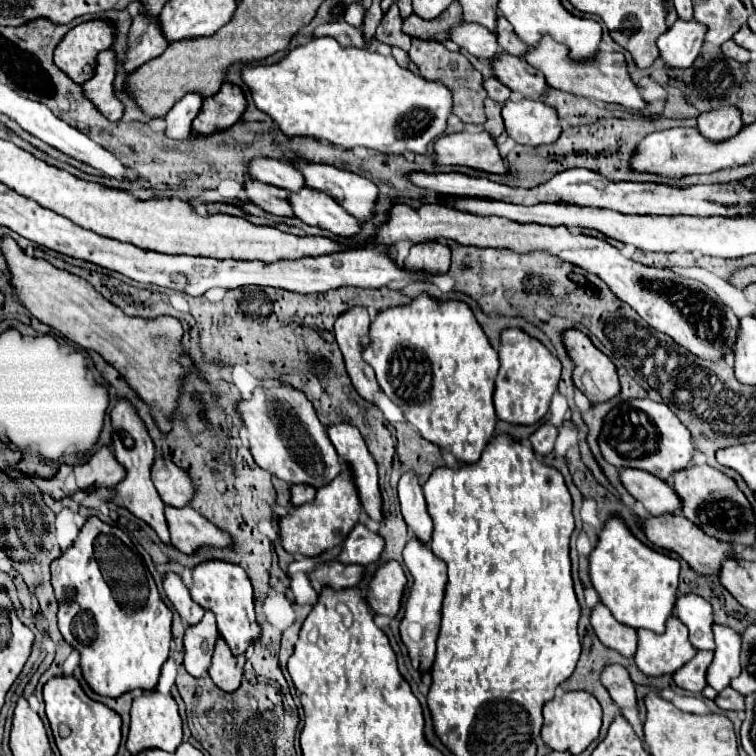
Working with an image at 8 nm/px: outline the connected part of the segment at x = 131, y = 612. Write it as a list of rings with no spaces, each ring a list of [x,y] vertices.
[[[95,515],[89,517],[75,543],[61,551],[61,555],[51,563],[51,577],[59,603],[59,631],[65,641],[81,653],[83,677],[91,689],[107,697],[119,697],[133,689],[155,689],[161,667],[169,657],[171,611],[159,597],[155,581],[129,535]]]

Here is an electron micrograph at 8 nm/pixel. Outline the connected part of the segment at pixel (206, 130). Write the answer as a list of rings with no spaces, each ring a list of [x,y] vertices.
[[[223,83],[215,95],[203,99],[201,113],[193,121],[193,131],[209,135],[219,129],[231,127],[241,117],[245,107],[247,101],[241,87],[233,83]]]

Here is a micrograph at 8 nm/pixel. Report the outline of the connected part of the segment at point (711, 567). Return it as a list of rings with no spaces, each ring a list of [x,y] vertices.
[[[667,515],[667,517],[651,517],[651,519],[643,519],[643,527],[647,533],[647,539],[661,547],[661,549],[669,549],[679,553],[689,567],[699,573],[699,575],[711,575],[717,577],[721,571],[721,565],[727,557],[737,557],[735,549],[729,543],[721,543],[719,539],[713,539],[709,535],[705,535],[695,523],[691,523],[687,517],[683,515]]]

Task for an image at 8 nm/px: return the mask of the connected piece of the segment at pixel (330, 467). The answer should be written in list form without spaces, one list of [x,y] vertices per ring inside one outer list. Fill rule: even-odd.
[[[287,383],[255,387],[249,399],[237,401],[237,413],[247,429],[253,459],[279,479],[287,483],[307,483],[319,489],[341,473],[341,459],[323,431],[313,403],[301,389]]]

